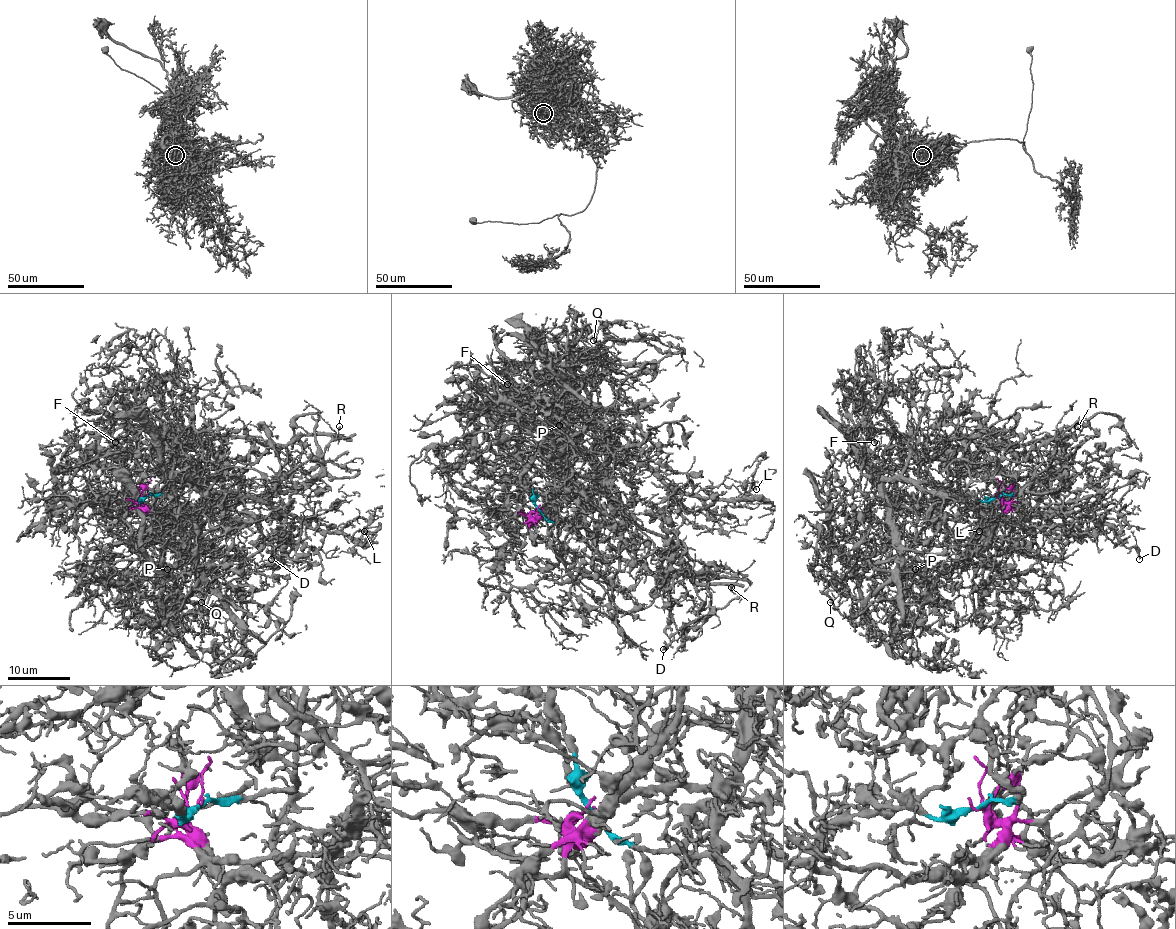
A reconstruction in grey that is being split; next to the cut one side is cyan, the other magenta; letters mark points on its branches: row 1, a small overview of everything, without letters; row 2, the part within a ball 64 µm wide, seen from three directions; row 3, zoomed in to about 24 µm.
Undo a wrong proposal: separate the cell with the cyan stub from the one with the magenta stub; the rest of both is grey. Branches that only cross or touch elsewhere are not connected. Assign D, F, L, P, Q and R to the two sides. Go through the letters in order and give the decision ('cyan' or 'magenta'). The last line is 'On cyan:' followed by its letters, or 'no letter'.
D: magenta
F: magenta
L: magenta
P: magenta
Q: magenta
R: cyan
On cyan: R

